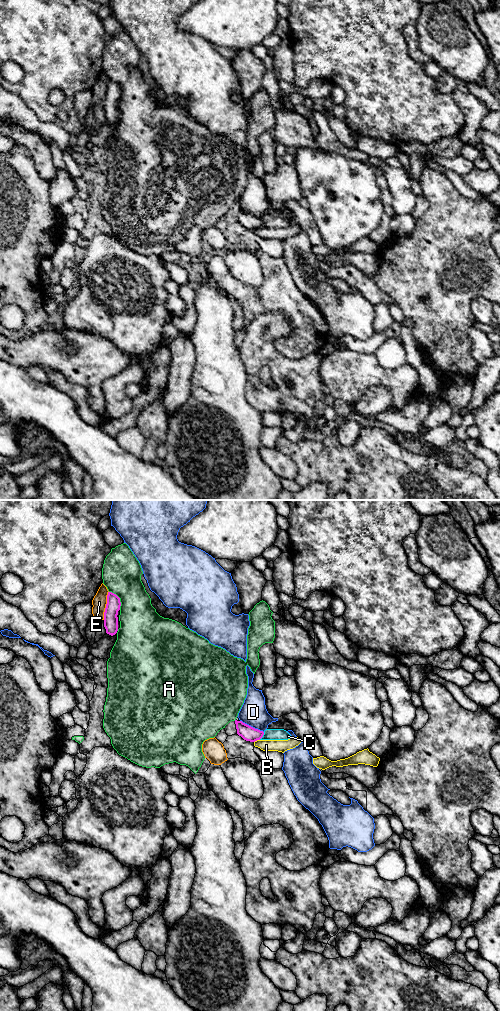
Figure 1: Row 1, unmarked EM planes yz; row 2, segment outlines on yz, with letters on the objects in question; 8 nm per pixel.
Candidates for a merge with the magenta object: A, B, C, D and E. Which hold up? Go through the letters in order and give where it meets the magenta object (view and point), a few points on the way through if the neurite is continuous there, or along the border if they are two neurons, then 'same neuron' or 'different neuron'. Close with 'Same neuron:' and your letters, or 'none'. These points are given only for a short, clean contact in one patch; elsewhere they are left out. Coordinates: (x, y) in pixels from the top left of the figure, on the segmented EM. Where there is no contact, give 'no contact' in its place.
A: contact yz (119, 599); different neuron
B: contact yz (256, 740); border yz (259, 739), (254, 742); different neuron
C: contact yz (262, 736); different neuron
D: contact yz (252, 727); different neuron
E: contact yz (106, 605); different neuron
Same neuron: none

